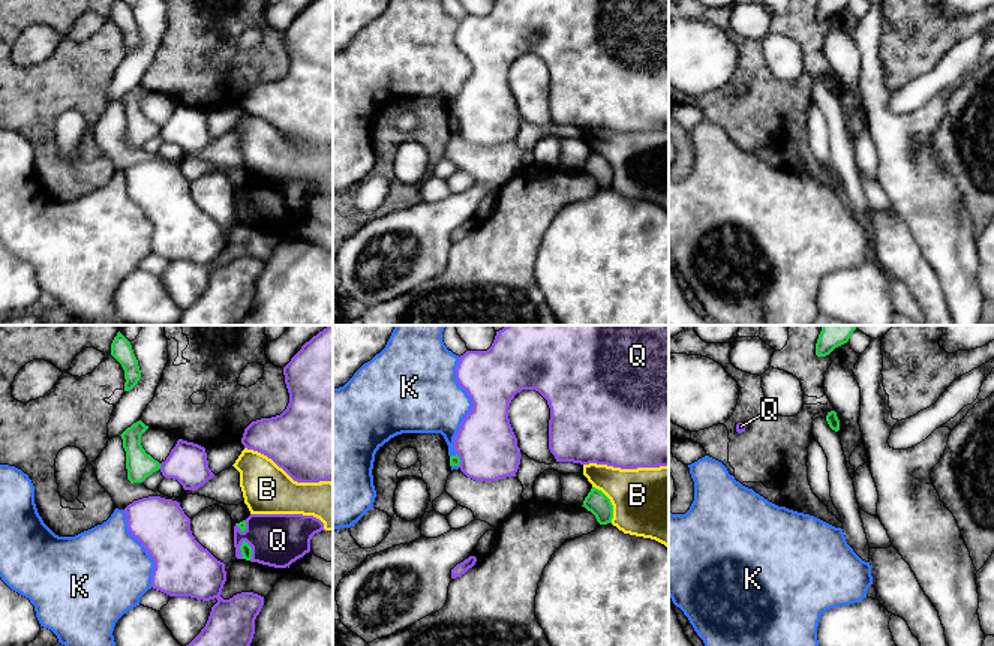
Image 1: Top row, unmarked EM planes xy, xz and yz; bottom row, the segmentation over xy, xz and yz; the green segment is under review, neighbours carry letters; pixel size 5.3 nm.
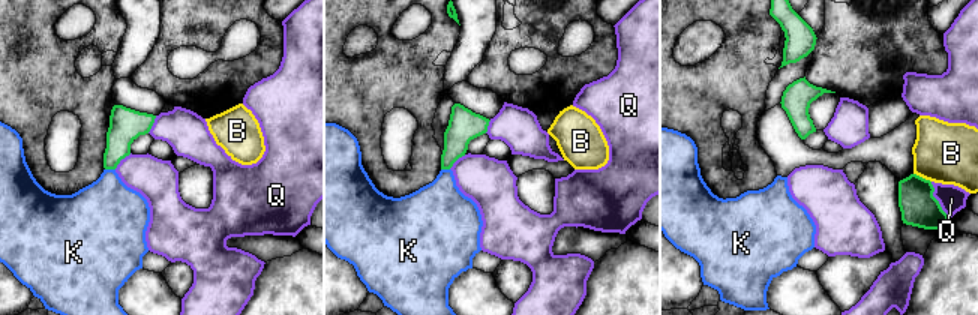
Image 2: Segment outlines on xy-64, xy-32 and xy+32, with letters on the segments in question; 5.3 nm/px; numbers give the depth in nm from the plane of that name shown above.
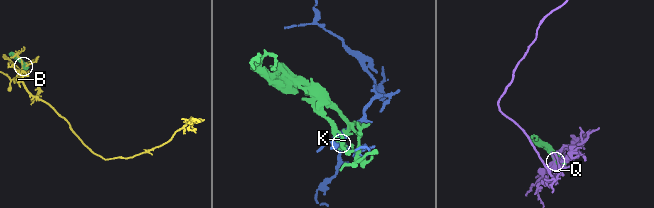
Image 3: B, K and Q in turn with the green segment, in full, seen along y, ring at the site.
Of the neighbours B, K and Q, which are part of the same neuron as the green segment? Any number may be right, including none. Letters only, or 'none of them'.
K

